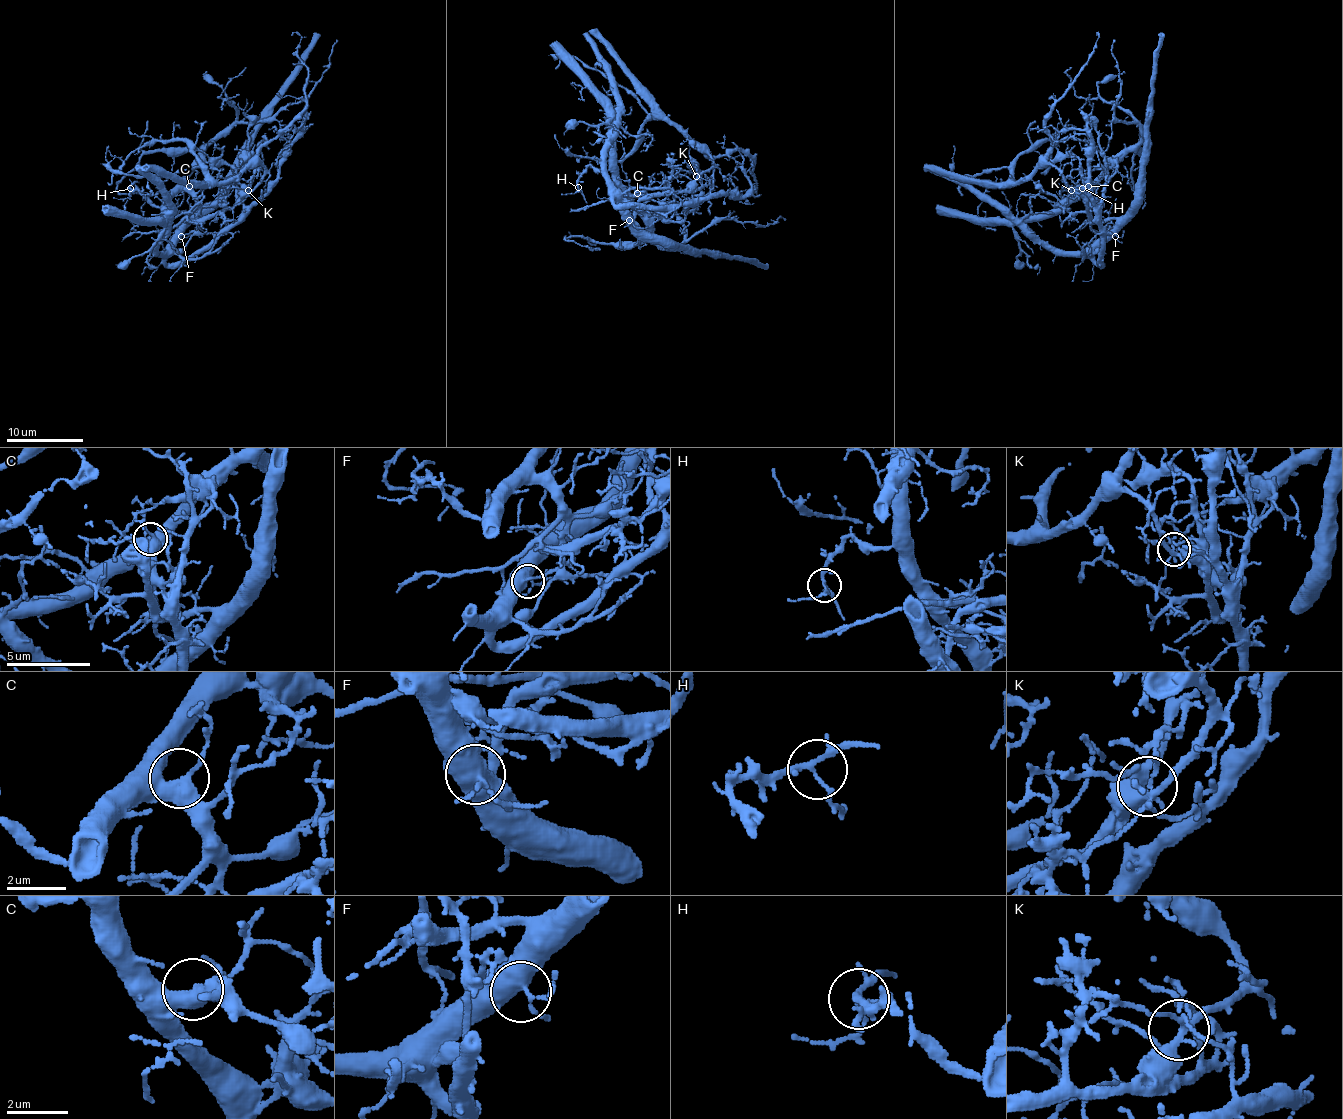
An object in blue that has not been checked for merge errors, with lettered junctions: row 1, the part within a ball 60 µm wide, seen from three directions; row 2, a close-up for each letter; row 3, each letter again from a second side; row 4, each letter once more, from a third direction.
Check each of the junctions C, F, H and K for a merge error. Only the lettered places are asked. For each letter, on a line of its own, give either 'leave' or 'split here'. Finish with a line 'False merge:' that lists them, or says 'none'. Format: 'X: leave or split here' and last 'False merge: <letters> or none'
C: leave
F: leave
H: leave
K: split here
False merge: K

